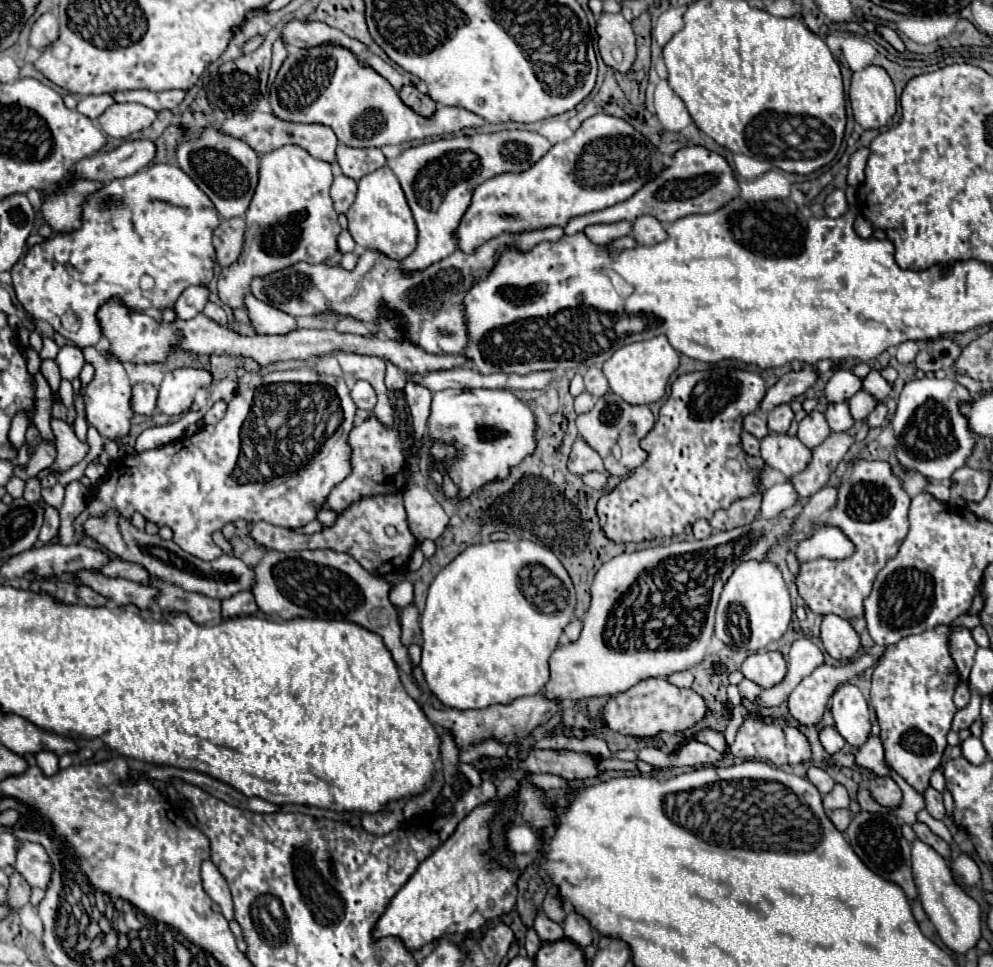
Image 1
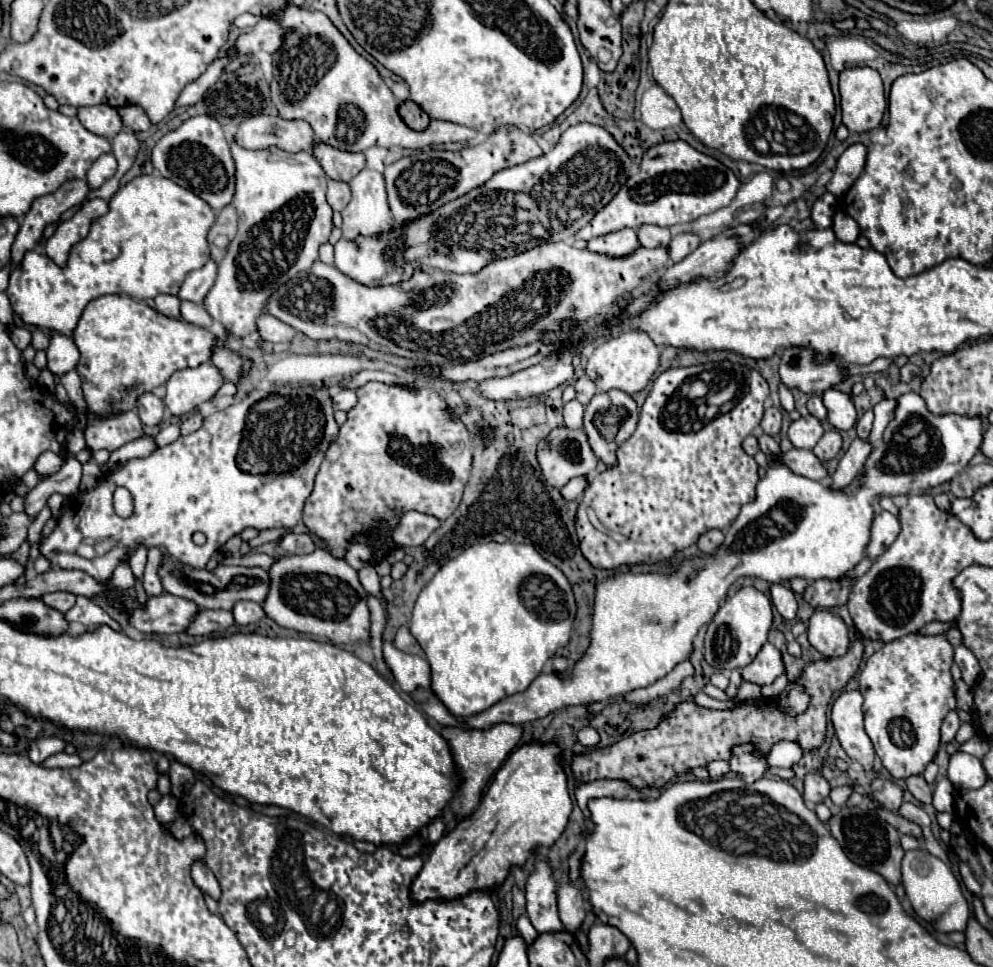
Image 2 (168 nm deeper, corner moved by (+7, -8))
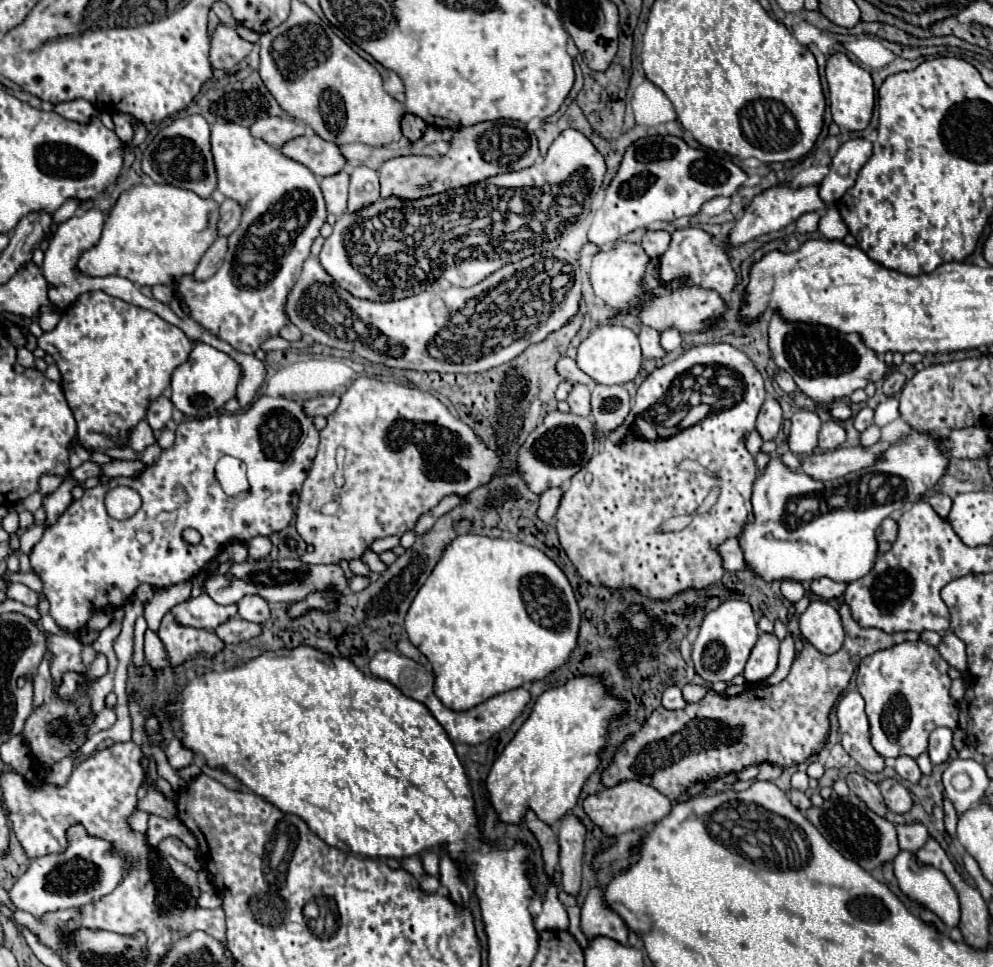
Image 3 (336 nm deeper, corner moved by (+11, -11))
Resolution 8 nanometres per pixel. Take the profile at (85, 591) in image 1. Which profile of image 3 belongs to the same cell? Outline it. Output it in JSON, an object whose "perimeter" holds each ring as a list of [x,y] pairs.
{"perimeter":[[[10,584],[8,586],[8,598],[18,600],[18,602],[22,602],[26,606],[38,606],[38,602],[40,602],[40,594],[30,590],[24,584]]]}

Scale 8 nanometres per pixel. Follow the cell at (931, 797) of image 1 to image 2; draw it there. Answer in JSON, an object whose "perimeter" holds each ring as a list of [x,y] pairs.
{"perimeter":[[[912,775],[906,779],[908,791],[922,803],[932,803],[932,787],[924,781],[922,775]]]}

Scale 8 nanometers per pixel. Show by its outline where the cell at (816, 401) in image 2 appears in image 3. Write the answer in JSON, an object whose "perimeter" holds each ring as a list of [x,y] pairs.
{"perimeter":[[[778,370],[778,374],[776,374],[776,382],[778,382],[778,386],[780,386],[780,388],[790,396],[790,398],[794,398],[794,396],[796,396],[798,388],[796,388],[796,382],[792,380],[792,376],[790,376],[788,372]]]}

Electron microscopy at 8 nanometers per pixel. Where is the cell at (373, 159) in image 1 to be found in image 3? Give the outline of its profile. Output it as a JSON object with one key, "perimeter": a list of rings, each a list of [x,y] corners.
{"perimeter":[[[300,136],[282,146],[282,152],[308,166],[316,176],[334,176],[346,168],[346,158],[340,146],[322,140],[320,136]]]}

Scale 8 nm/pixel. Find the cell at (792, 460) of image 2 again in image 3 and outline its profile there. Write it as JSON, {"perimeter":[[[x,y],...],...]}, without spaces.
{"perimeter":[[[878,442],[870,448],[854,446],[854,448],[838,448],[824,454],[810,454],[800,462],[800,472],[810,476],[812,480],[842,478],[854,470],[872,466],[876,456],[886,448],[888,448],[886,442]]]}

